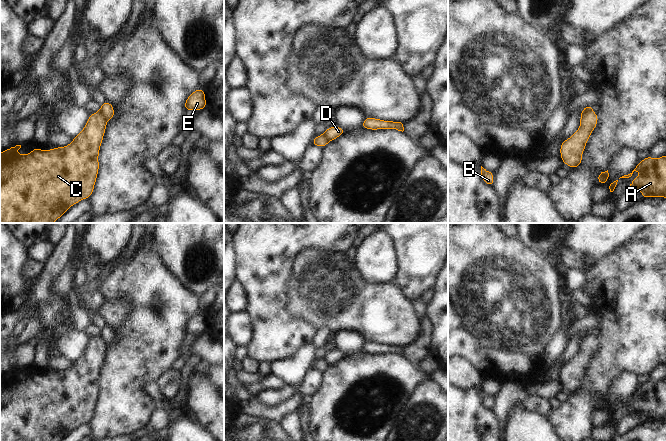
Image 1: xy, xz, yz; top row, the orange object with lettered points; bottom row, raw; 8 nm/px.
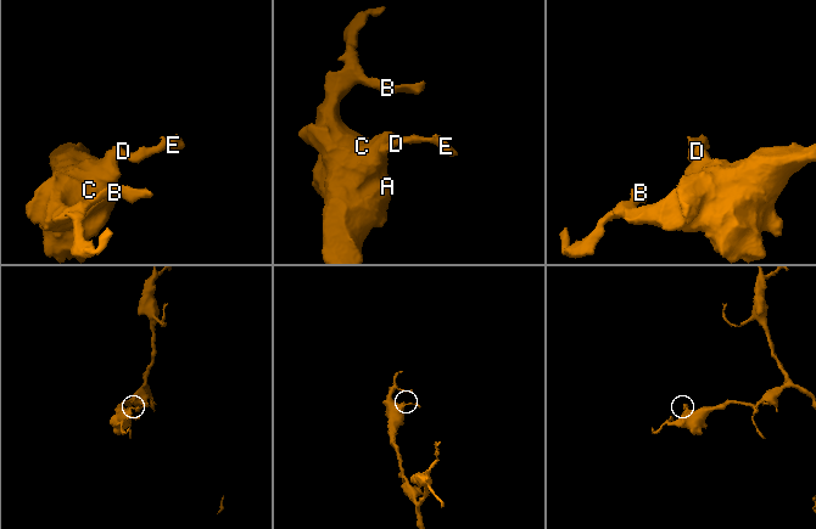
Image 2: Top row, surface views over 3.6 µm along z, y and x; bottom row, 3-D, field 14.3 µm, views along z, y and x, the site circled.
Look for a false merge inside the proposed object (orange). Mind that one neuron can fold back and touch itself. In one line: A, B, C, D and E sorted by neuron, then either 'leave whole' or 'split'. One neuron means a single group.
A B C / D E | split

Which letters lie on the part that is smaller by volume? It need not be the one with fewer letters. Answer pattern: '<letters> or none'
D, E

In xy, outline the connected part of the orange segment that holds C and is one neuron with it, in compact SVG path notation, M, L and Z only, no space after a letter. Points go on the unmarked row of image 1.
M100 336L91 337L82 355L65 371L42 374L33 370L31 378L17 379L21 369L0 377L0 441L61 441L71 430L93 417L99 396L99 376L107 350Z

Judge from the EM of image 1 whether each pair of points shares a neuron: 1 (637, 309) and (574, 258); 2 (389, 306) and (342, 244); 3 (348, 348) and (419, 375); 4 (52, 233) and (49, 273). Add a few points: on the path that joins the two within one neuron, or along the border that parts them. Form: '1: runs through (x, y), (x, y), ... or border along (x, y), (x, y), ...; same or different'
1: border along (607, 255), (592, 263), (586, 271); different
2: border along (322, 248), (328, 251), (345, 252); different
3: border along (360, 351), (346, 356); different
4: border along (65, 233), (55, 245); different

